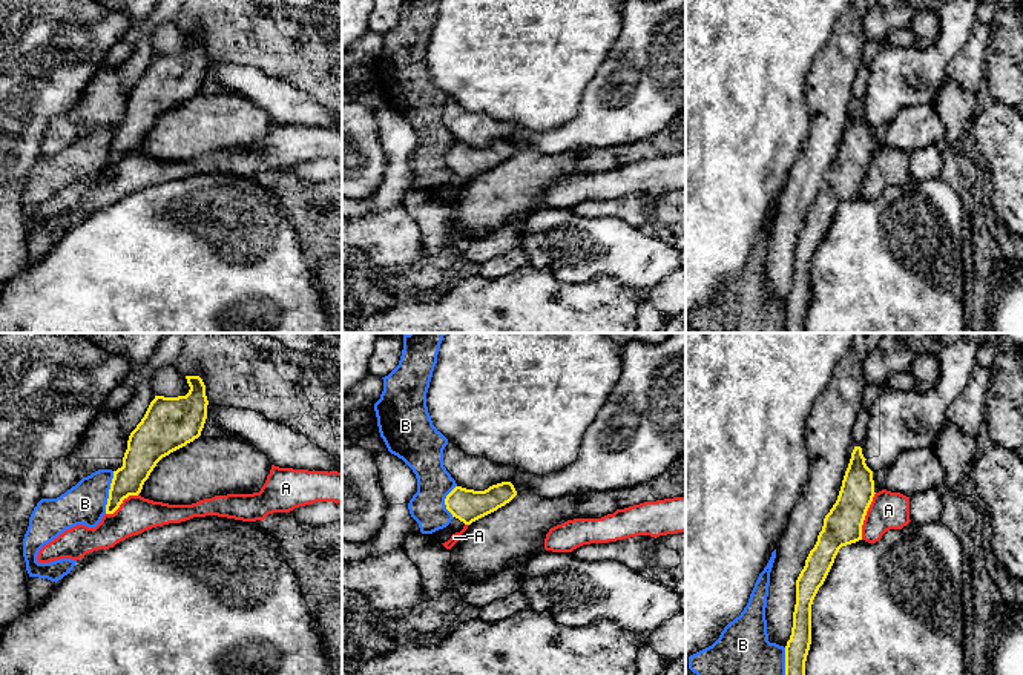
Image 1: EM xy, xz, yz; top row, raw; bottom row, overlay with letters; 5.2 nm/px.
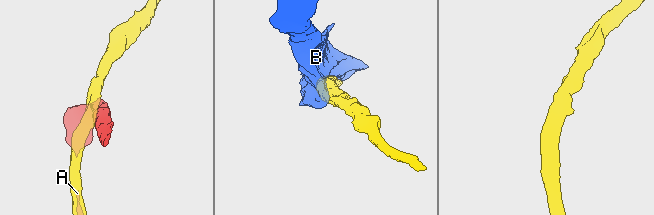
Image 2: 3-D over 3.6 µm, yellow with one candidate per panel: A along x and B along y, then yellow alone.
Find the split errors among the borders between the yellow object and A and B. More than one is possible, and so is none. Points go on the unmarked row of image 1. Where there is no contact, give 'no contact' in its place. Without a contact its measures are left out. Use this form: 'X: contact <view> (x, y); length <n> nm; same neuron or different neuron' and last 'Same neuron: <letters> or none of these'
A: contact yz (865, 171); length 260 nm; different neuron
B: contact xy (109, 149); length 220 nm; different neuron
Same neuron: none of these

